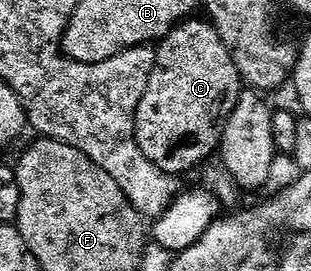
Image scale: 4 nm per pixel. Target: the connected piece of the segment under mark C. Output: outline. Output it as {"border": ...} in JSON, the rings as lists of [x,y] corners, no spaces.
{"border":[[[192,18],[176,24],[164,40],[155,48],[155,65],[147,76],[145,94],[137,106],[135,115],[135,141],[141,146],[141,154],[170,176],[182,177],[183,172],[191,172],[198,164],[206,162],[219,151],[229,114],[237,106],[237,98],[244,92],[243,79],[239,77],[231,51],[221,42],[221,34],[206,19]]]}

